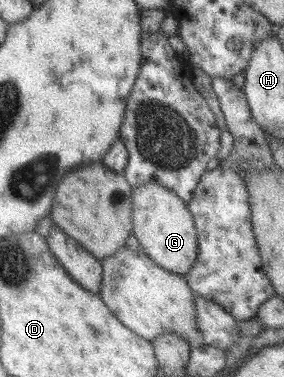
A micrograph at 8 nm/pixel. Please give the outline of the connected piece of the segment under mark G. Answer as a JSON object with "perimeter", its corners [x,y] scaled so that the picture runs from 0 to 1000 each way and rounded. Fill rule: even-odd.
{"perimeter":[[[521,480],[465,501],[461,589],[461,621],[507,671],[570,714],[651,732],[697,671],[694,618],[658,541],[556,480]]]}

